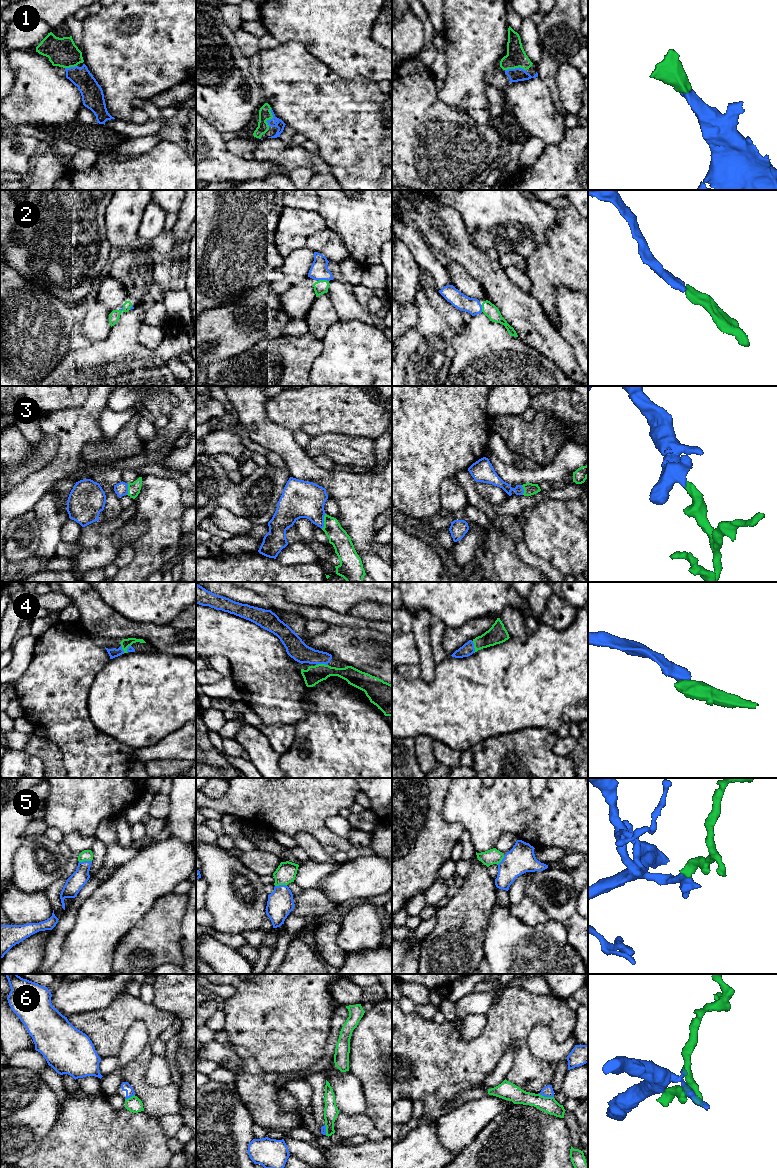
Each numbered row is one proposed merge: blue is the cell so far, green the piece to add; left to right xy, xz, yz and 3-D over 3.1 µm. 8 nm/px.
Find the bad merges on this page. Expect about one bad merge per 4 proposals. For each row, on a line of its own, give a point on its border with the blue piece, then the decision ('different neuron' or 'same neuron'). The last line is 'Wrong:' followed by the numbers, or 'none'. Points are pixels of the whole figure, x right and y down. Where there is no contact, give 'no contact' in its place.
1: contact xz (272, 118); same neuron
2: contact xz (323, 279); same neuron
3: contact xz (323, 521); same neuron
4: contact xz (321, 663); same neuron
5: contact xy (85, 861); same neuron
6: contact yz (546, 1096); different neuron
Wrong: 6

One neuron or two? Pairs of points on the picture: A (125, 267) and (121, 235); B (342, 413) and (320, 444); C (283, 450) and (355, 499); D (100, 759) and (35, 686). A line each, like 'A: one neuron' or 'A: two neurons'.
A: two neurons
B: two neurons
C: one neuron
D: one neuron

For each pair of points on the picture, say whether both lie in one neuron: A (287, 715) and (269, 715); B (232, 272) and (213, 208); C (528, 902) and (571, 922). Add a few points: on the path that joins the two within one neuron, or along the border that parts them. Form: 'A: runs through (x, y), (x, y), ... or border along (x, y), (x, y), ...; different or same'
A: runs through (283, 715), (273, 715); same
B: runs through (216, 256), (208, 248), (208, 224); same
C: border along (525, 894), (529, 894), (538, 903), (549, 919); different

